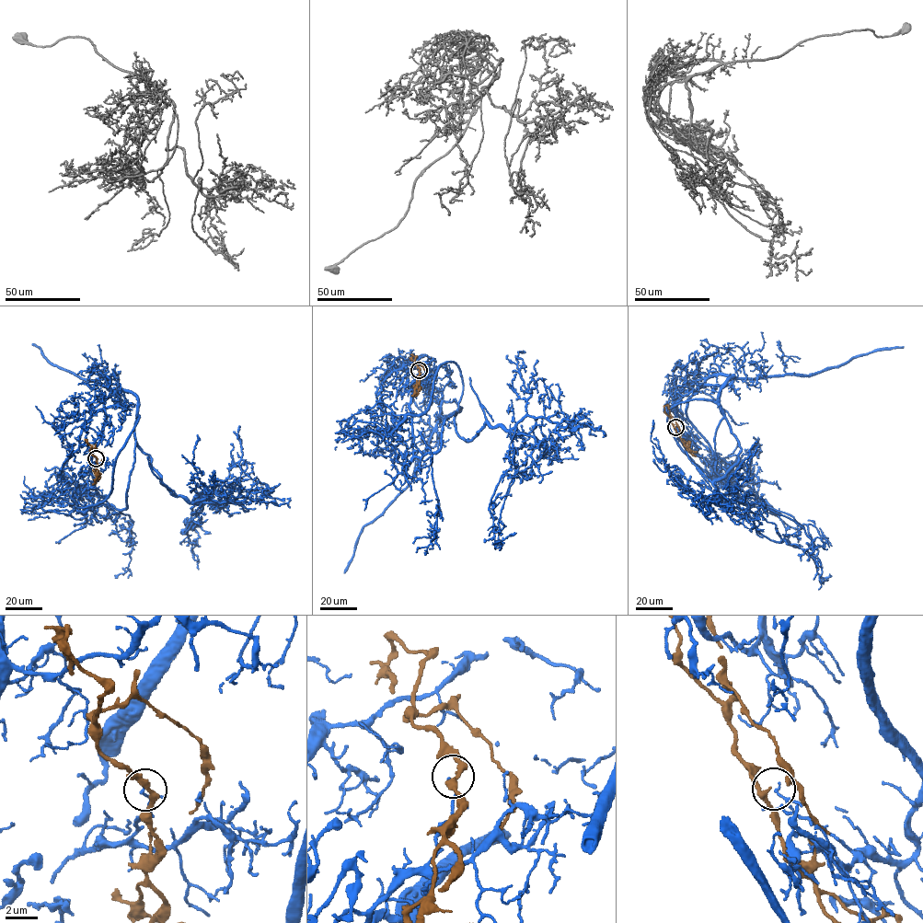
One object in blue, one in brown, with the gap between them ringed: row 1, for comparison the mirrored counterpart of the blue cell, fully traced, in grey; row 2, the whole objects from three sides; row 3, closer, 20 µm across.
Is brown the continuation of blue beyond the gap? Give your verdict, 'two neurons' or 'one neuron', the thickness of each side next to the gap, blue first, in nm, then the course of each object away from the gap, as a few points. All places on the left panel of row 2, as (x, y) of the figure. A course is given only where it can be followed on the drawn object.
one neuron; calibres 120 and 200 nm; course blue (96, 458), (88, 465), (104, 401), (132, 392), (137, 444), (163, 484), (201, 504), (181, 531), (199, 570); course brown (97, 457), (90, 450), (95, 447), (102, 453), (101, 461)

